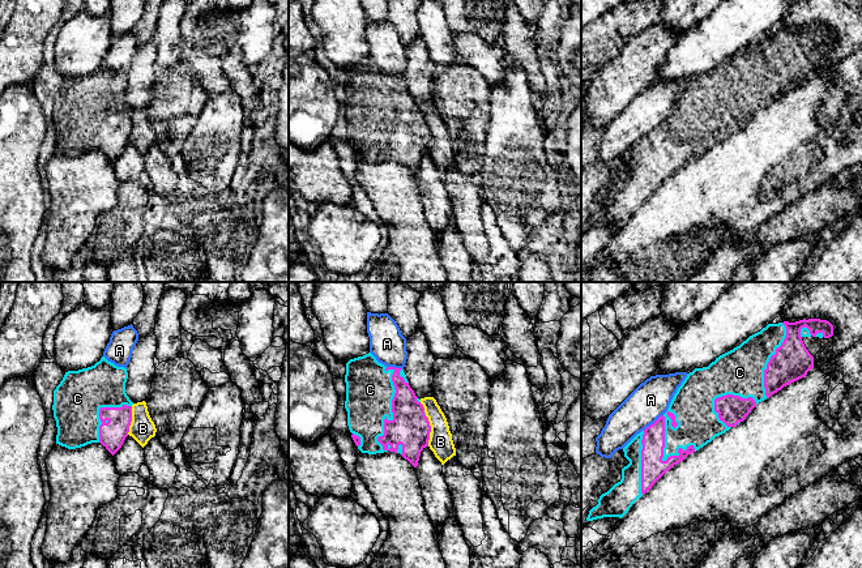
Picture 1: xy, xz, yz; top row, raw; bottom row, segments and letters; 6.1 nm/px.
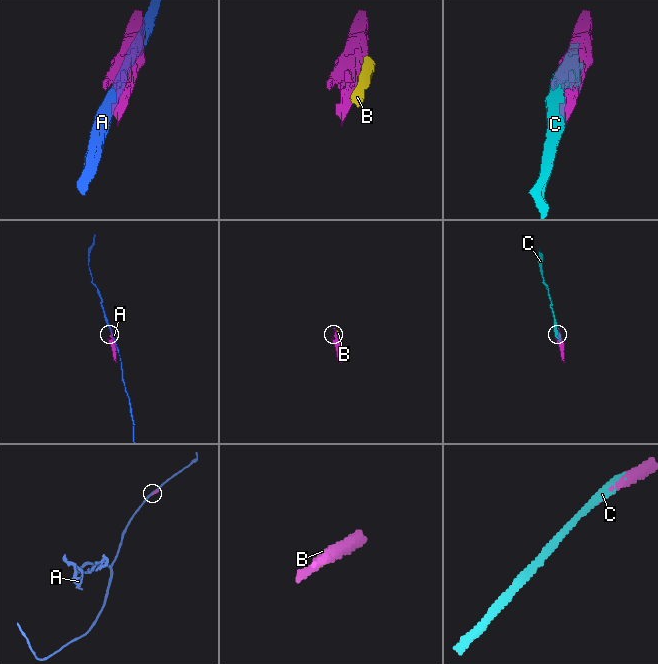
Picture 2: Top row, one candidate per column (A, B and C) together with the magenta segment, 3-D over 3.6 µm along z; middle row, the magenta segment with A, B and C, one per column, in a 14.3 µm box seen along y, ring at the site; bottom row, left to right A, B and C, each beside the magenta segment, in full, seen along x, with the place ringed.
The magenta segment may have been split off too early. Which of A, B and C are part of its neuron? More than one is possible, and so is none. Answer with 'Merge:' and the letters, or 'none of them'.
Merge: C

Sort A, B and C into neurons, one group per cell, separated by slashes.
A / B / C

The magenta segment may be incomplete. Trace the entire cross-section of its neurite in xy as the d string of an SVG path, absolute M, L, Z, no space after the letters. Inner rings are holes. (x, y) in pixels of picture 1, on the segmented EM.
M104 356L94 366L65 372L54 390L56 444L76 449L101 443L112 456L129 432L133 402L125 393L127 368Z

